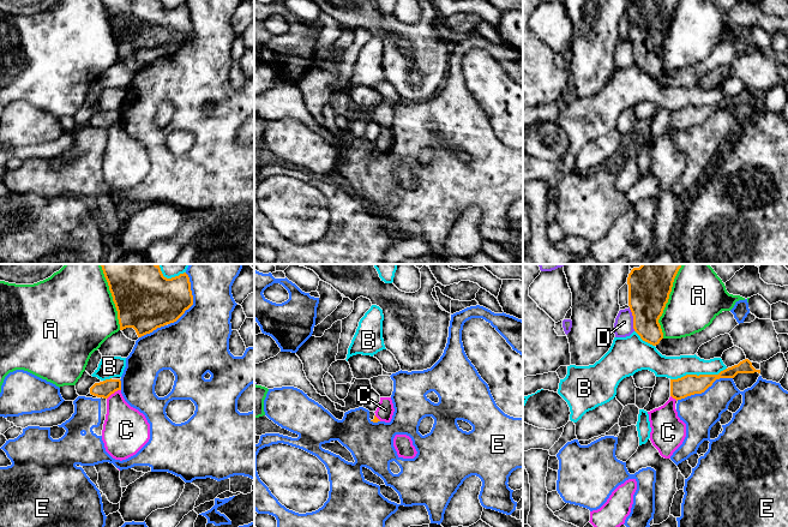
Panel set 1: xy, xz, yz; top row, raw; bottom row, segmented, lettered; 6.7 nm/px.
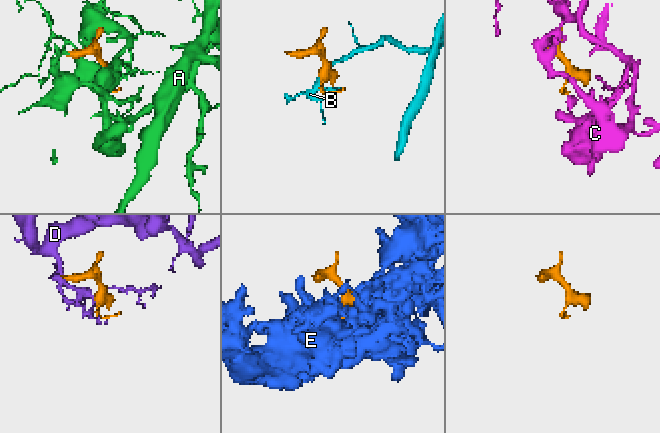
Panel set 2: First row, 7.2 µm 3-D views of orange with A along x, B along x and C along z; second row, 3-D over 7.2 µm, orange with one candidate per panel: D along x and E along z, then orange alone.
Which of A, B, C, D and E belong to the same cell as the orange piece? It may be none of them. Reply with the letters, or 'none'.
none

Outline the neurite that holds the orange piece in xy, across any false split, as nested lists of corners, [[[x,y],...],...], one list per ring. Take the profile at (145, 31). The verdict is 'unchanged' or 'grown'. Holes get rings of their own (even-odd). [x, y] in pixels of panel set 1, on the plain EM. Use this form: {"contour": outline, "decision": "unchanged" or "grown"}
{"contour": [[[102,0],[118,42],[120,61],[133,59],[142,68],[157,59],[176,53],[193,36],[186,4],[167,10],[161,0]]], "decision": "unchanged"}

